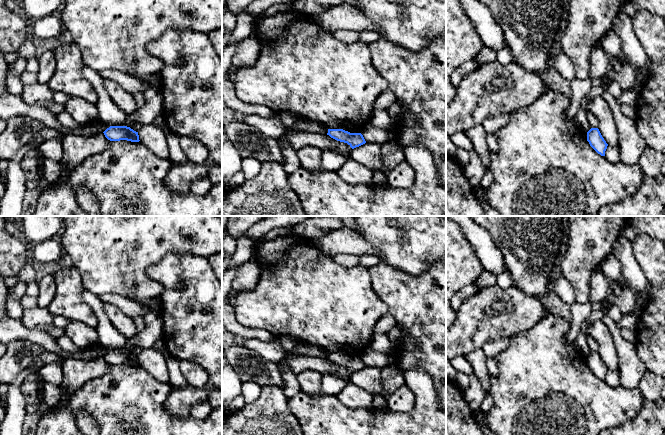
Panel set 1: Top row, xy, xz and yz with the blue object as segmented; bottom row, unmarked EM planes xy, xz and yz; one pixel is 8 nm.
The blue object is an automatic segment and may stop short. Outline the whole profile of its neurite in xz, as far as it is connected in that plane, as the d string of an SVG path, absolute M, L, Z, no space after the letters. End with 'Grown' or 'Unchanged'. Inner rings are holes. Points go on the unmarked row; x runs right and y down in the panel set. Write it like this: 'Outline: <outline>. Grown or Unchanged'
Outline: M328 353L327 359L337 365L347 367L352 373L366 367L361 357L350 357L343 353Z. Unchanged

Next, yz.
Outline: M591 352L587 356L587 365L598 378L600 378L601 380L605 380L605 375L608 368L602 361L598 352Z. Unchanged

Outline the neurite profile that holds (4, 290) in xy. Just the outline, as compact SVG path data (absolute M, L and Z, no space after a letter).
M0 276L0 320L7 316L6 303L8 299L9 289L6 287L5 279Z

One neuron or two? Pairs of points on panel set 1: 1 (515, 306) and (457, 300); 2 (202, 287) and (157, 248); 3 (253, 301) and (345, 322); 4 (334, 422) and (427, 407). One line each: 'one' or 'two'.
1: two
2: two
3: one
4: one

